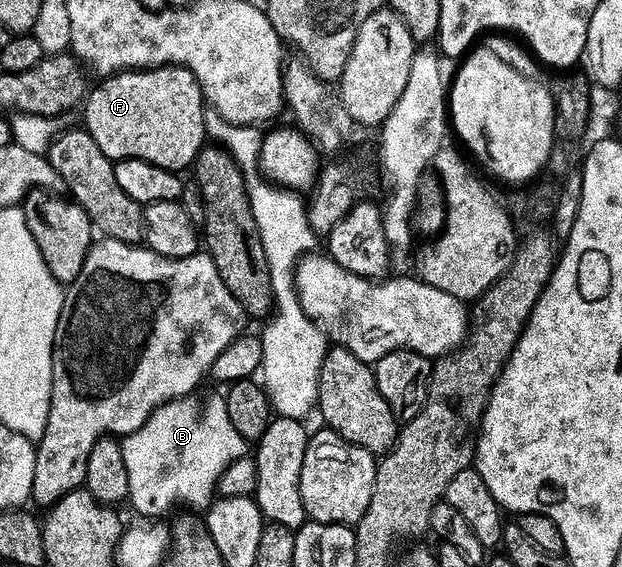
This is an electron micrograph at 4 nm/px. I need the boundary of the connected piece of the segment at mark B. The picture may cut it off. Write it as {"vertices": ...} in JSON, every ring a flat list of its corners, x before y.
{"vertices":[[221,395,212,397,201,414,192,400,185,398,170,401,157,409,142,429,125,437,121,445,129,476,130,504,140,515,148,517,148,520,164,518,162,516,166,515,177,501,192,503,196,508,194,510,198,512,209,511,222,476,248,454,248,442,240,437,229,421,226,400]]}

